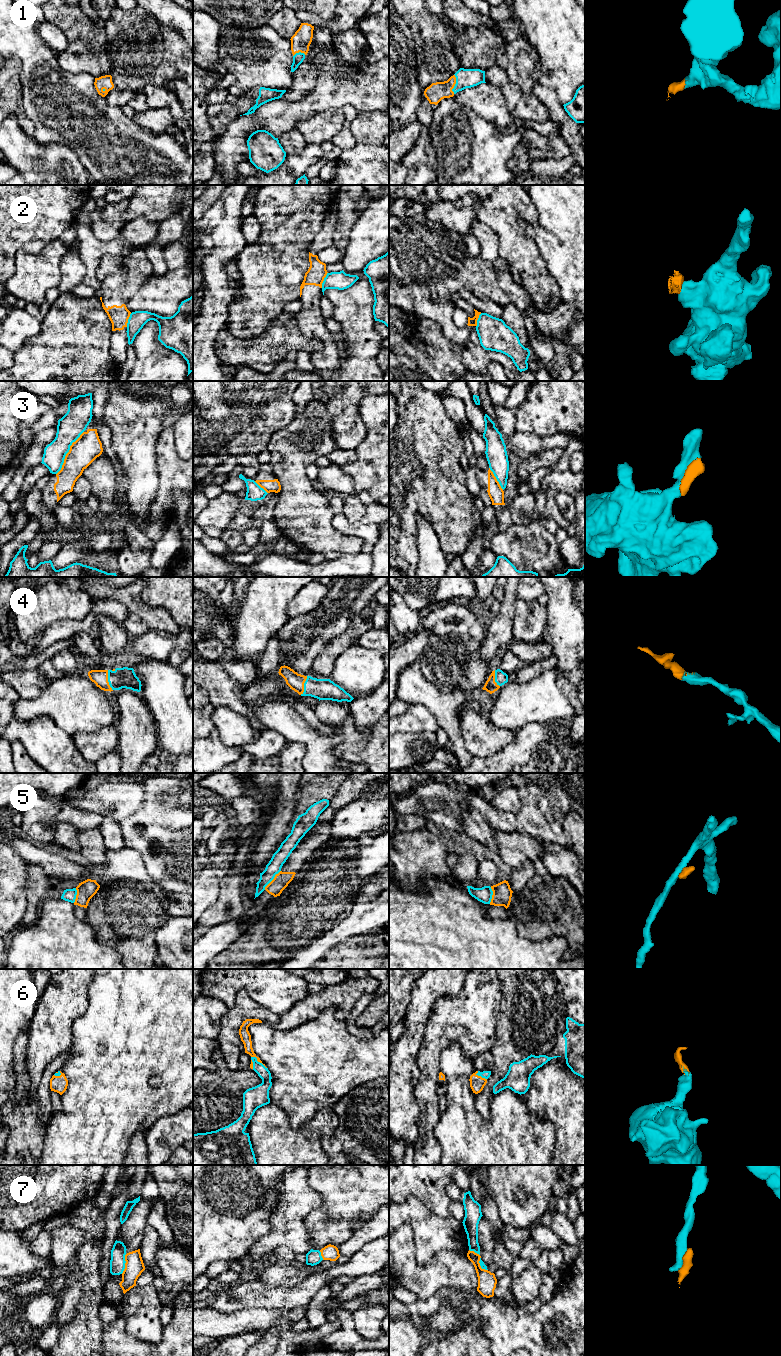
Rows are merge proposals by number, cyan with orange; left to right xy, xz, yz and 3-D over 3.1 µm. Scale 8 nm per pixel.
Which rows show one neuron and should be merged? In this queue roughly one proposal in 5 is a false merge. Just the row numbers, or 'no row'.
1, 4, 6

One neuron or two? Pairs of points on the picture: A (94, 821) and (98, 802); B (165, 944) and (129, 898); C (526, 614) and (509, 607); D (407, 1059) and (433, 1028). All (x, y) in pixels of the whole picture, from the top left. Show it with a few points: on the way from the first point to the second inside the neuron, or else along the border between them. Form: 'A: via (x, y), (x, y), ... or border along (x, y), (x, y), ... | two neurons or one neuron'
A: border along (73, 807), (79, 810), (95, 811), (104, 817) | two neurons
B: border along (170, 917), (155, 933), (157, 955) | two neurons
C: border along (517, 599), (512, 633) | two neurons
D: border along (427, 1019), (424, 1036), (417, 1056), (417, 1065) | two neurons

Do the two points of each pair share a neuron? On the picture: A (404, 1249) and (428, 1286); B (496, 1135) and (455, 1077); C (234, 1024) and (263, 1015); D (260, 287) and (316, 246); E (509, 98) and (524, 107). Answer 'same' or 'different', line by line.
A: same
B: same
C: same
D: different
E: different

